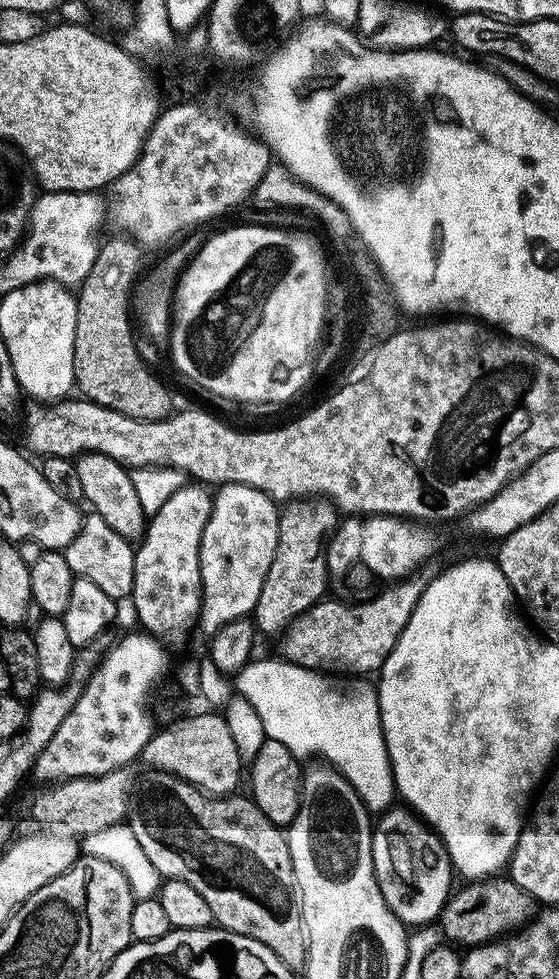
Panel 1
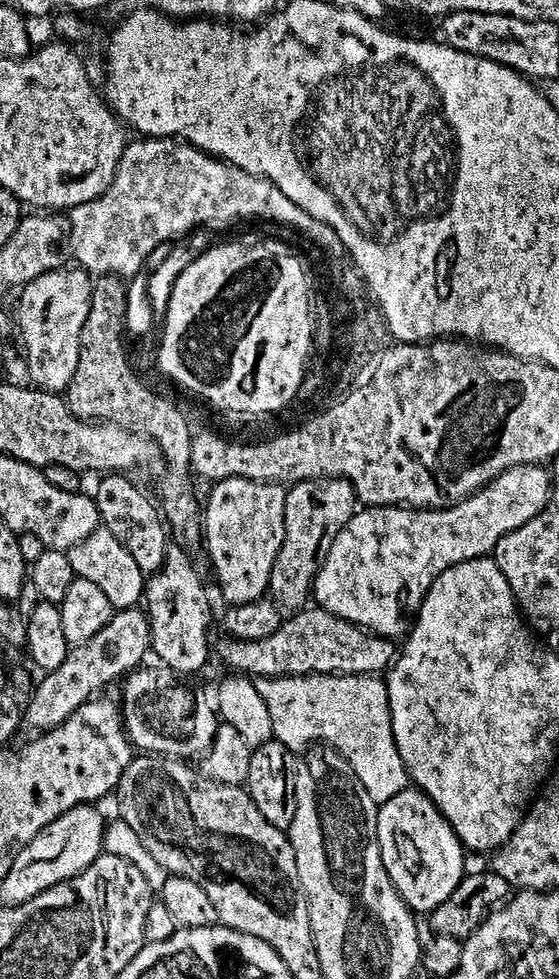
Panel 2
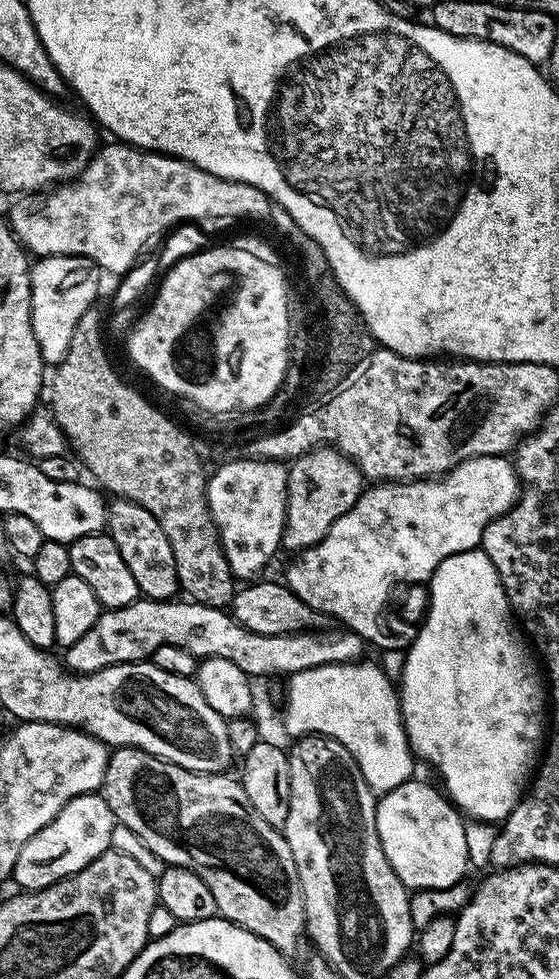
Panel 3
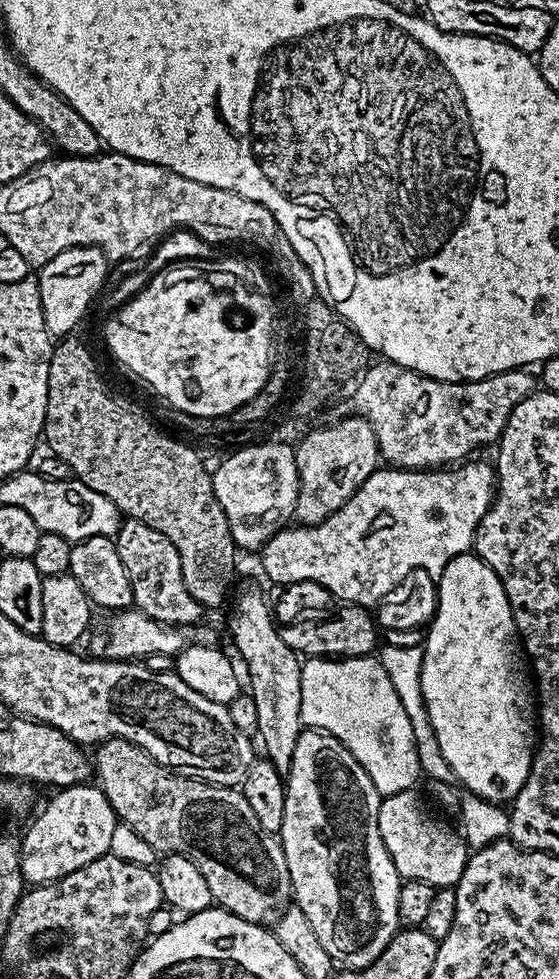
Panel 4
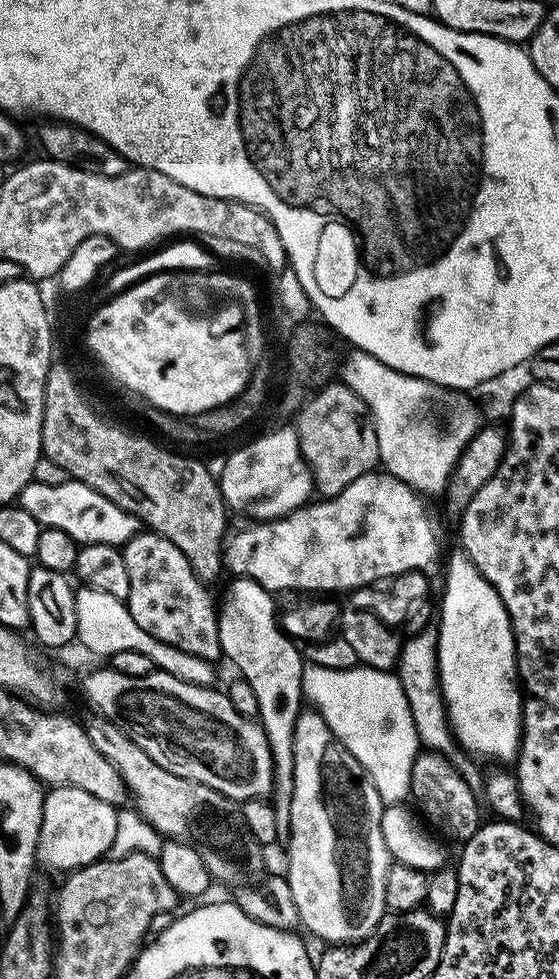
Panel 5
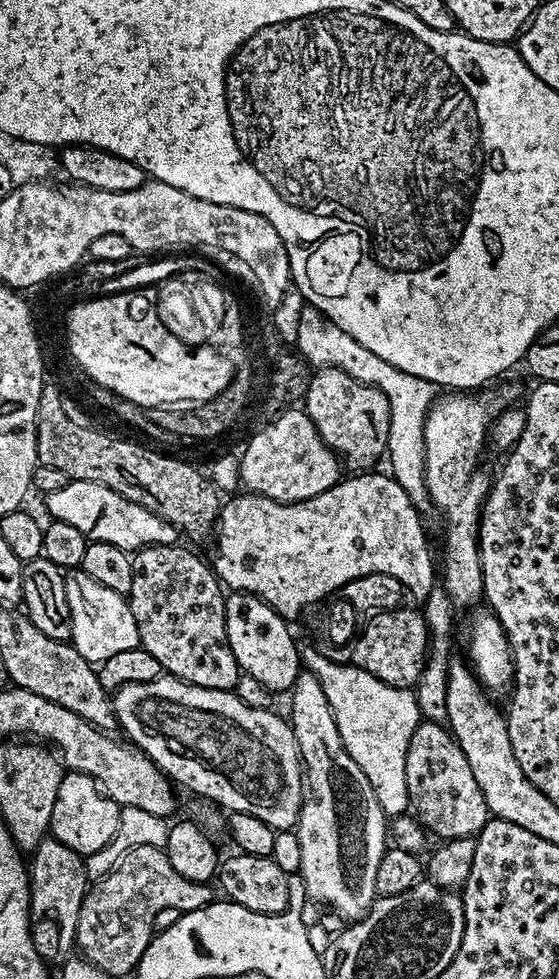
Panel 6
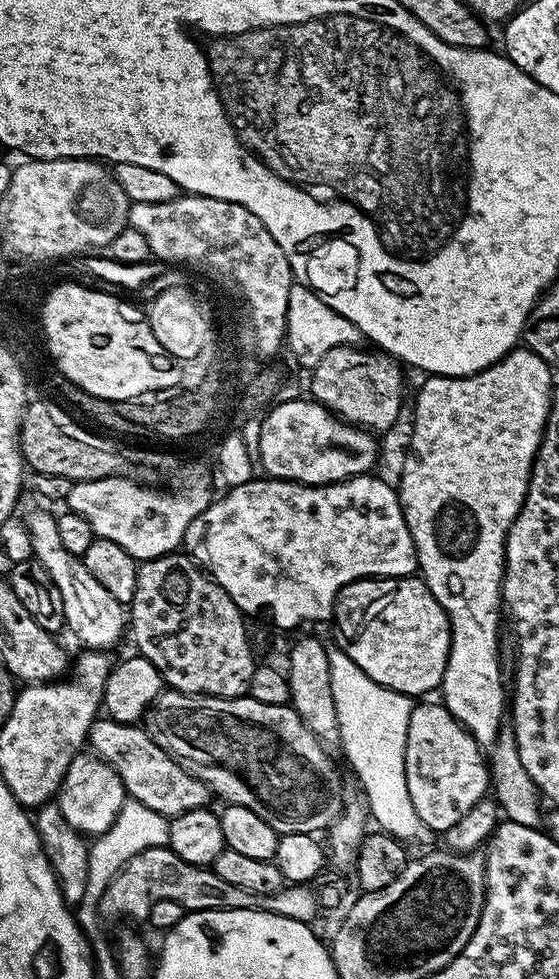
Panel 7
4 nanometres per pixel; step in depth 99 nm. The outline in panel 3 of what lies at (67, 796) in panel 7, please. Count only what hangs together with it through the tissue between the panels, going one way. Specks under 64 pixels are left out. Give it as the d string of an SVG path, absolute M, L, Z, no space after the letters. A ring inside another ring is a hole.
M103 795L74 797L45 828L38 830L38 834L34 834L30 842L26 842L26 846L22 846L22 854L18 854L11 879L17 880L21 889L38 892L67 876L76 875L112 848L112 831L117 823Z

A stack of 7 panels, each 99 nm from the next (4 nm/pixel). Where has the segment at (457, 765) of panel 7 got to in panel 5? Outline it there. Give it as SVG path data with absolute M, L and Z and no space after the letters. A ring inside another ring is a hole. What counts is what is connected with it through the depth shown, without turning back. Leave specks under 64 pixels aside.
M421 751L417 755L410 774L412 787L410 796L413 801L416 799L415 807L419 815L441 837L449 836L452 840L463 842L479 830L482 817L480 817L480 808L476 805L476 796L472 793L471 786L460 777L459 770L451 764L452 762L449 757L441 756L438 752Z

